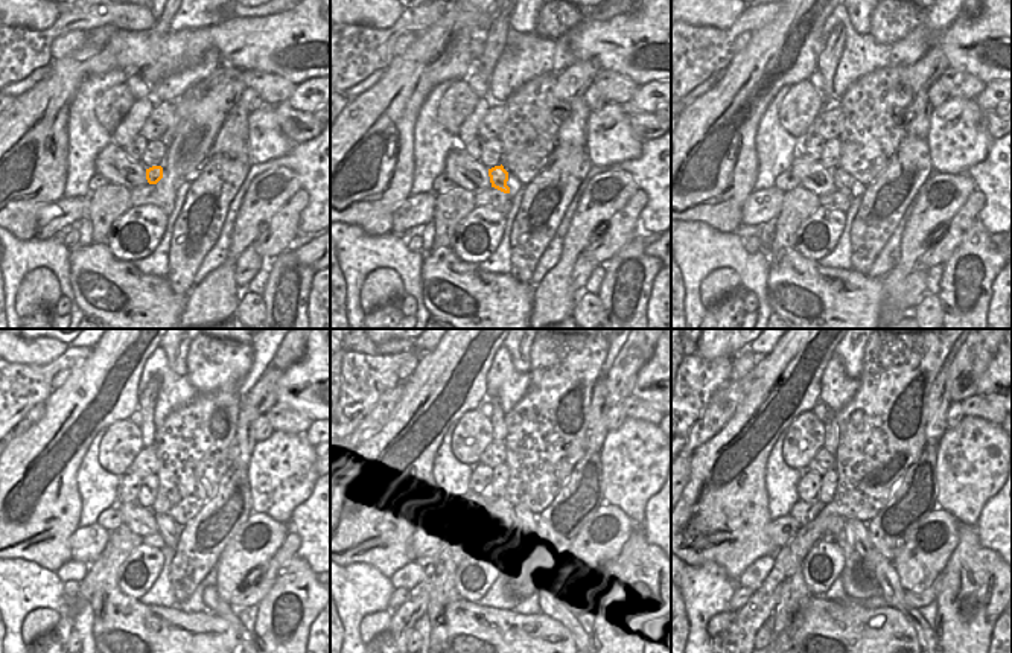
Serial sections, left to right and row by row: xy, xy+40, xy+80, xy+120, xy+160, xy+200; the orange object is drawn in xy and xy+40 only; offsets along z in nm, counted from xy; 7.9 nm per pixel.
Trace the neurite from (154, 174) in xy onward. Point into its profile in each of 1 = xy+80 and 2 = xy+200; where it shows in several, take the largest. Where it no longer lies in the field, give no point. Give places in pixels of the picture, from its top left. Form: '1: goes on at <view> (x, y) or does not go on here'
1: goes on at xy+80 (843, 181)
2: goes on at xy+200 (878, 568)

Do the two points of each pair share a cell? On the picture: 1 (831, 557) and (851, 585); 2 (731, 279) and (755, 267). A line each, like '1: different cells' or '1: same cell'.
1: different cells
2: different cells

